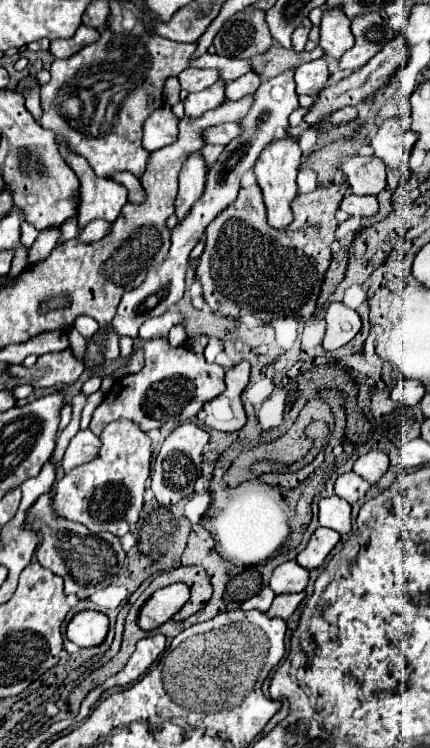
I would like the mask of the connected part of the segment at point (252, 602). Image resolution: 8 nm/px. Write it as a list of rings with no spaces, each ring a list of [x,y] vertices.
[[[266,586],[266,588],[262,588],[262,590],[260,590],[256,596],[248,598],[246,602],[242,602],[242,606],[240,606],[240,608],[242,608],[244,612],[248,612],[248,610],[254,610],[254,608],[256,608],[256,610],[262,610],[262,612],[266,612],[266,610],[270,608],[270,604],[272,604],[274,596],[276,596],[276,594],[274,594],[274,592],[272,592],[272,590]]]

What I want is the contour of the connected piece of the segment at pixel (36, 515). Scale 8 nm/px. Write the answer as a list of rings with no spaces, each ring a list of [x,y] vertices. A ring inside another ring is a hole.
[[[42,494],[36,504],[28,510],[28,526],[36,532],[42,530],[42,554],[46,554],[46,562],[42,566],[52,570],[56,576],[64,578],[66,594],[74,594],[78,600],[86,600],[96,590],[106,588],[110,584],[110,578],[118,574],[126,554],[114,534],[92,534],[90,530],[86,530],[86,526],[68,522],[64,518],[56,518],[50,506],[50,494]]]

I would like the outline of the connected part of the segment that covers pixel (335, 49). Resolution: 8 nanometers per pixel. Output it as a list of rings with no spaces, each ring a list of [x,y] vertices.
[[[340,6],[322,10],[320,24],[320,46],[326,50],[328,58],[340,58],[344,50],[350,50],[354,44],[354,36],[350,32],[350,20],[342,12]]]

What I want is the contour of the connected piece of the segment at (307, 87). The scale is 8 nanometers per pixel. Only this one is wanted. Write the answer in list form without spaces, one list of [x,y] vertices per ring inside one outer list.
[[[320,58],[316,62],[302,64],[296,68],[296,74],[294,74],[296,92],[300,96],[308,94],[308,96],[316,98],[322,92],[322,88],[326,86],[328,78],[330,78],[330,70],[328,70],[328,64],[324,58]]]

